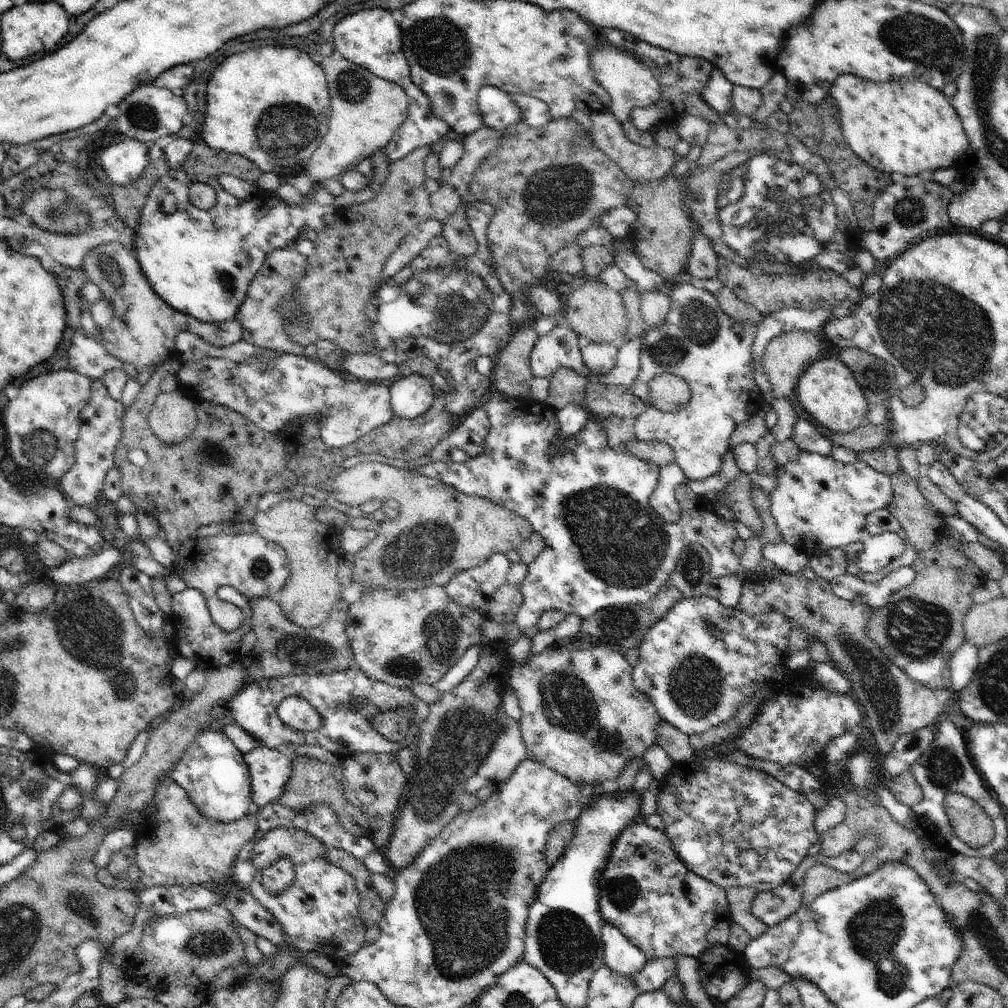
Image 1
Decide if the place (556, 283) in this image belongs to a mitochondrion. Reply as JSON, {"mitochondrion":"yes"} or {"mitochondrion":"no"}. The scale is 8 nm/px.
{"mitochondrion":"no"}

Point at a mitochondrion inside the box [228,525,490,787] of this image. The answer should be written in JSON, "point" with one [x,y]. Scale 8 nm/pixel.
{"point":[440,630]}

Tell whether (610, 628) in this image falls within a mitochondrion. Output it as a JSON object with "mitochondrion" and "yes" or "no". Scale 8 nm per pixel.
{"mitochondrion":"yes"}

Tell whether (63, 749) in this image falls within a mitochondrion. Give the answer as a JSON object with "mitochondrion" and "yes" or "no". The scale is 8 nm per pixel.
{"mitochondrion":"no"}

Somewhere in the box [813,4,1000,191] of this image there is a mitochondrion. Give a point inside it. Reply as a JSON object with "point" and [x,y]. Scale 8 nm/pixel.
{"point":[919,39]}

